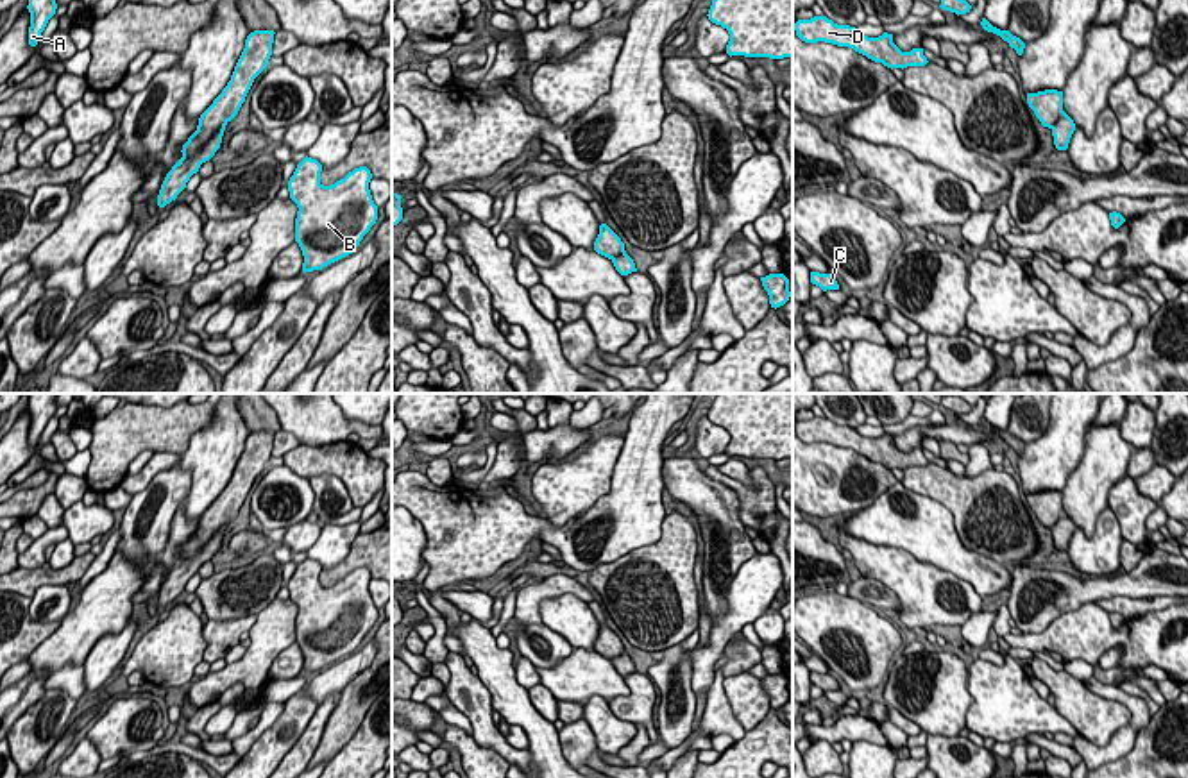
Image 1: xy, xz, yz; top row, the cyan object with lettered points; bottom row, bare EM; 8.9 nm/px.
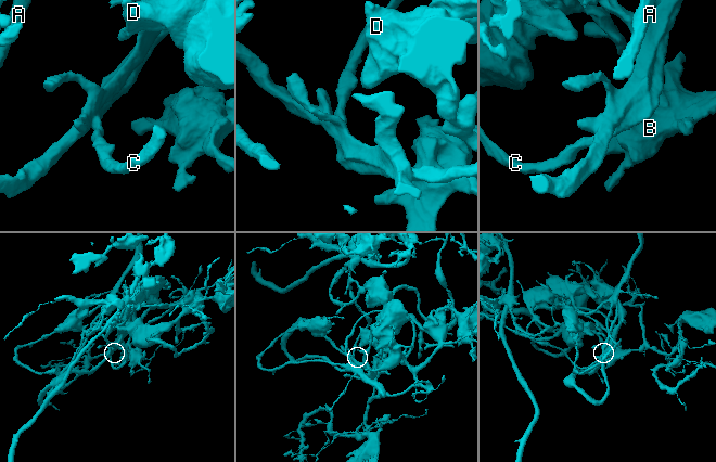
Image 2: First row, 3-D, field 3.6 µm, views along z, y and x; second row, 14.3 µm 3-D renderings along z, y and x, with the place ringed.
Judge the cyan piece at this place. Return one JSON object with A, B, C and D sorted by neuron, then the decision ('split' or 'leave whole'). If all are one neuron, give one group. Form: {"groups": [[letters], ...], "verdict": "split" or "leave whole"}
{"groups": [["A", "B", "C", "D"]], "verdict": "leave whole"}

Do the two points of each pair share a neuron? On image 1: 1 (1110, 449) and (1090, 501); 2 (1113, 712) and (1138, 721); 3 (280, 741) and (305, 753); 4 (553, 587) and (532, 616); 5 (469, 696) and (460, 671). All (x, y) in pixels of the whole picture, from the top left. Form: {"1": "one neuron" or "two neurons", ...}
{"1": "one neuron", "2": "two neurons", "3": "two neurons", "4": "one neuron", "5": "one neuron"}

